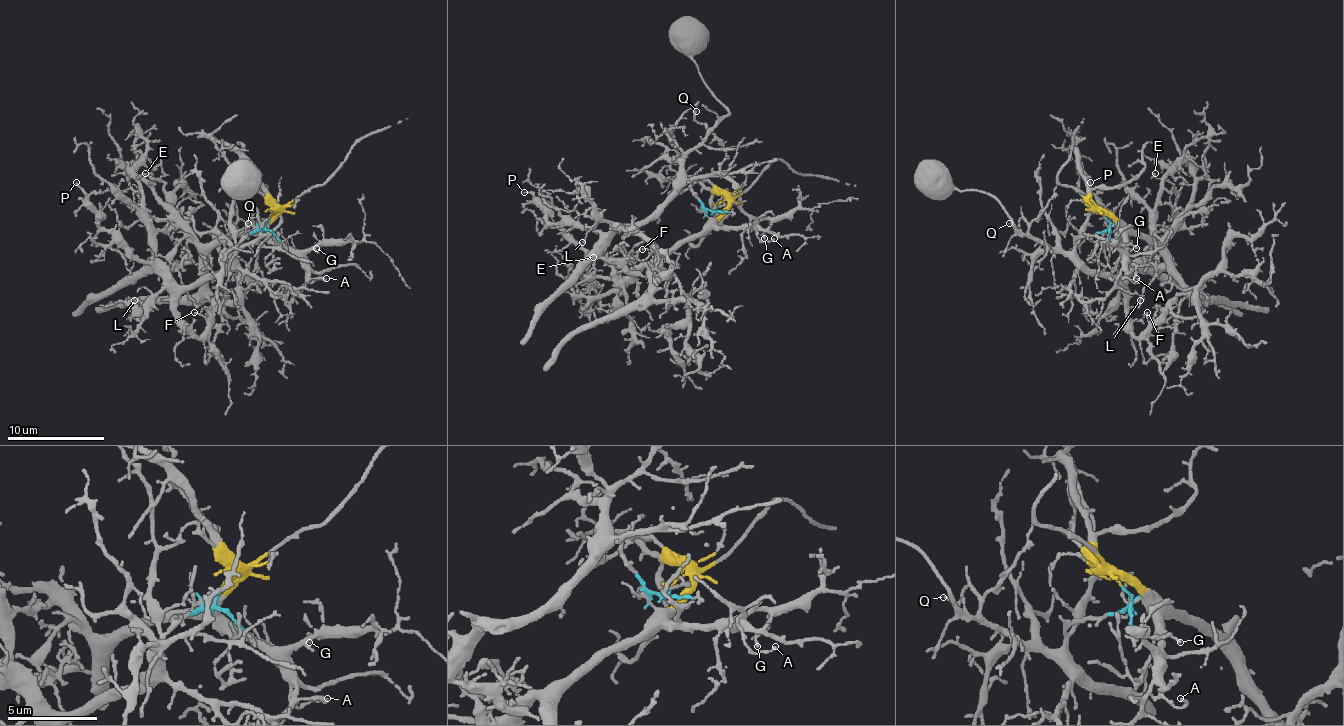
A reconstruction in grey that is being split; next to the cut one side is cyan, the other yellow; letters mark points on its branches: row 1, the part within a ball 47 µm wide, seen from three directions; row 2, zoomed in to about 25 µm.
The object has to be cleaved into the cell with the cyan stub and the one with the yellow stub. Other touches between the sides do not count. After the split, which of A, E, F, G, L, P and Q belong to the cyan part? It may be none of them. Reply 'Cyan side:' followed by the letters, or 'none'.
Cyan side: E, F, L, P, Q

